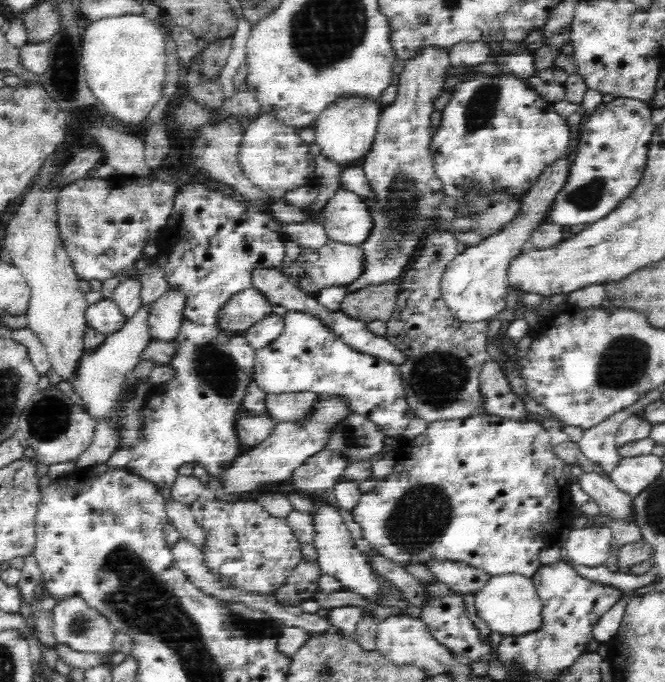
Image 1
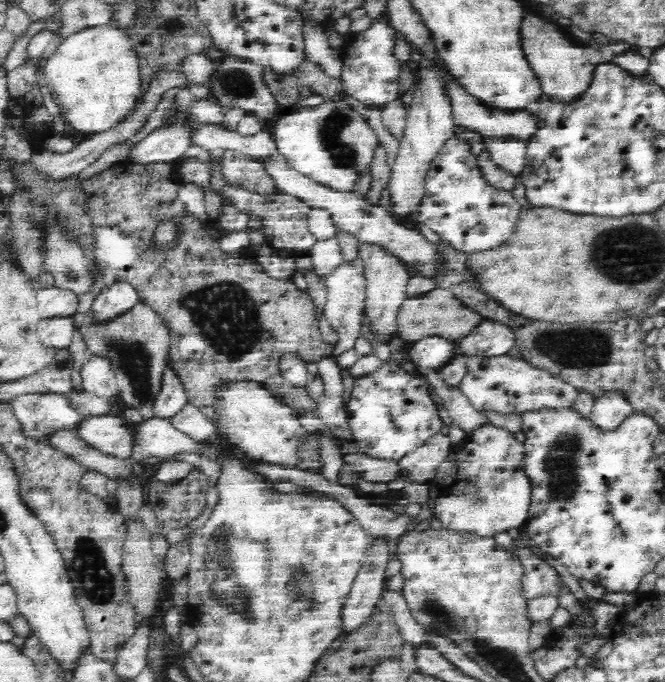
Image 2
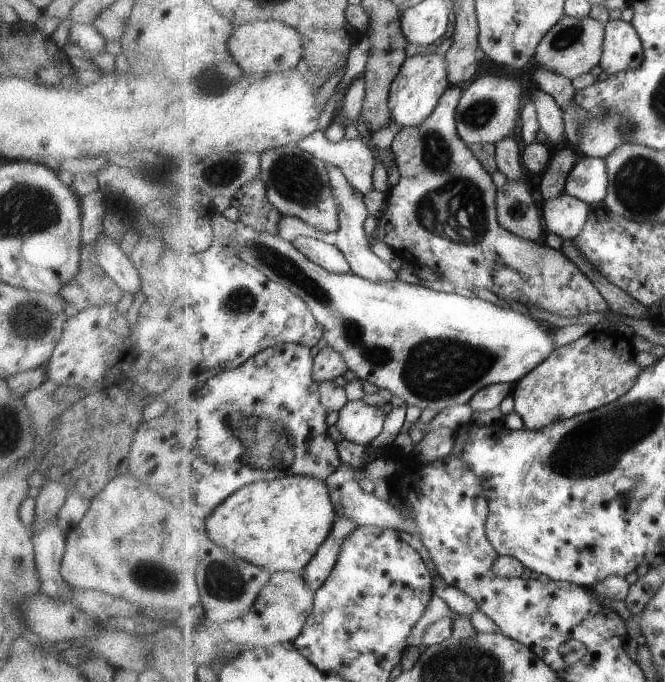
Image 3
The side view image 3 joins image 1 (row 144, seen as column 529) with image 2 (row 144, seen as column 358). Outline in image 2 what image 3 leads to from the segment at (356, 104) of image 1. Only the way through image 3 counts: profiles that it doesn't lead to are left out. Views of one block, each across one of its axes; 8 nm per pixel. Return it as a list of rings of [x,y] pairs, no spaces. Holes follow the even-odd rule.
[[[325,101],[320,106],[287,111],[276,119],[271,135],[292,170],[342,192],[353,190],[360,173],[371,166],[373,150],[378,145],[376,132],[344,102]]]

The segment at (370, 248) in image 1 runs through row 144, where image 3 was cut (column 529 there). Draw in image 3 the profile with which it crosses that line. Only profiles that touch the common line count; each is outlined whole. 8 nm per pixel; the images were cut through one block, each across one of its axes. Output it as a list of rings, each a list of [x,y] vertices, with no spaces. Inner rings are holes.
[[[593,330],[575,342],[555,348],[547,360],[518,380],[513,408],[521,414],[525,426],[534,431],[601,408],[621,398],[637,384],[644,369],[637,362],[637,355],[630,337]]]

